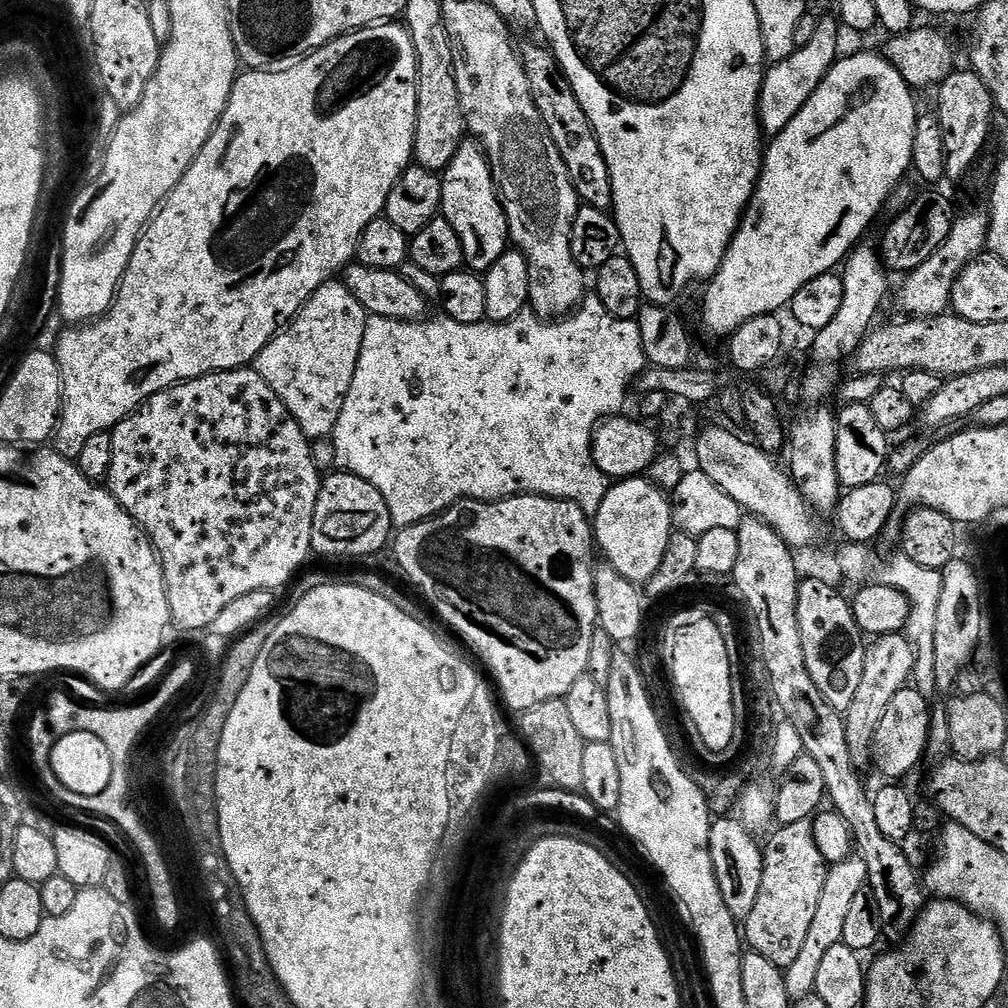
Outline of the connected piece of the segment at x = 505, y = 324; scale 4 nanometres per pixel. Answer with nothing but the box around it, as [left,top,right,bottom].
[330,306,646,529]

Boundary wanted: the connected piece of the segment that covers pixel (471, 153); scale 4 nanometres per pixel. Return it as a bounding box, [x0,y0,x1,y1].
[440,138,509,274]

